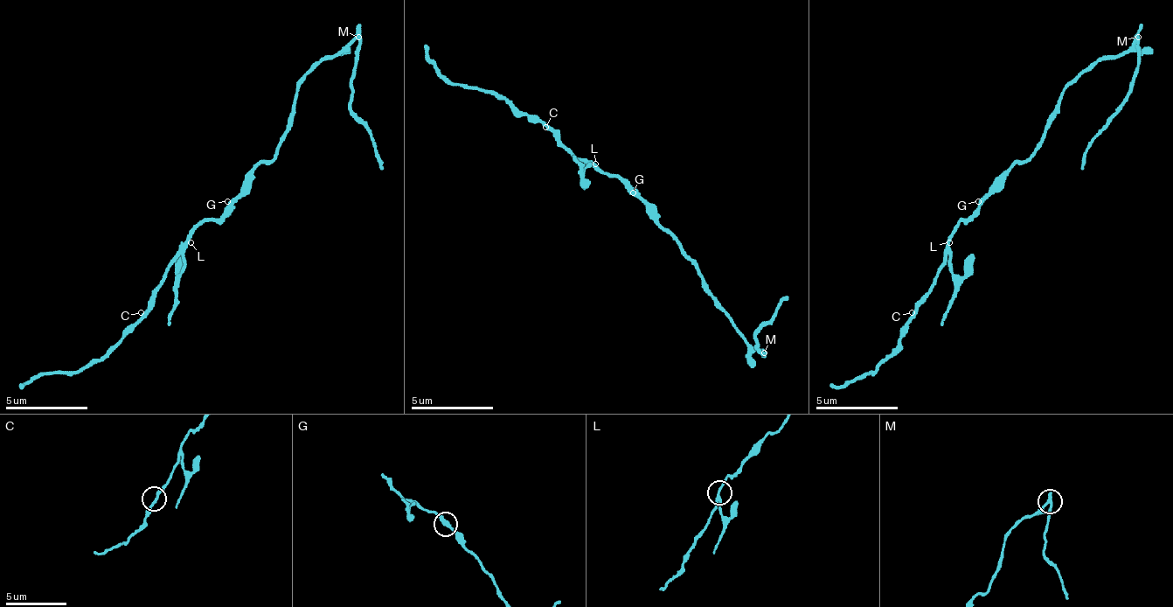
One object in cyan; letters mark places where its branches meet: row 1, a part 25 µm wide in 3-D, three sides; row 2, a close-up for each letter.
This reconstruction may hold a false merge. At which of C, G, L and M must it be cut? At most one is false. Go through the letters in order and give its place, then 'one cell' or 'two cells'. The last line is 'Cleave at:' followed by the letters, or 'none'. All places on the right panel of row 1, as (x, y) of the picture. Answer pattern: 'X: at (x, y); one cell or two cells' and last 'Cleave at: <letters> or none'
C: at (912, 312); one cell
G: at (978, 201); one cell
L: at (949, 242); one cell
M: at (1138, 37); two cells
Cleave at: M

